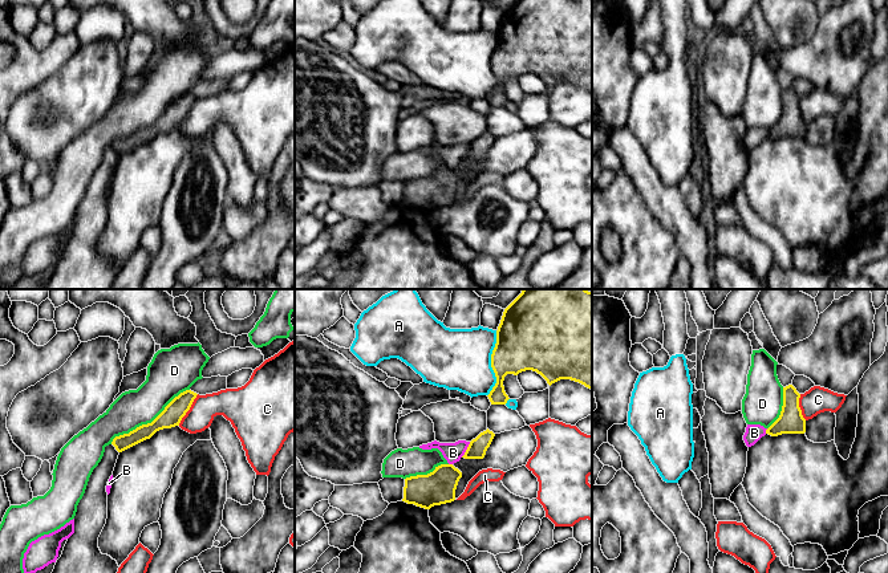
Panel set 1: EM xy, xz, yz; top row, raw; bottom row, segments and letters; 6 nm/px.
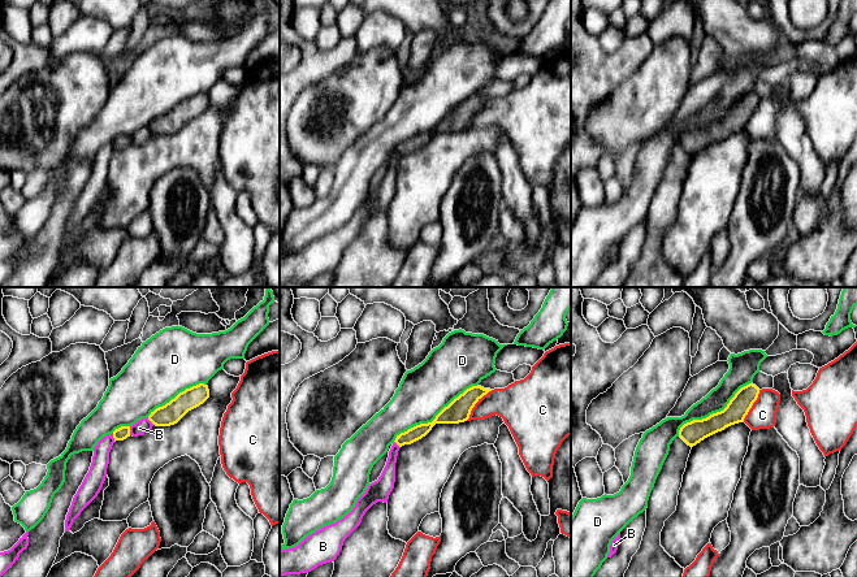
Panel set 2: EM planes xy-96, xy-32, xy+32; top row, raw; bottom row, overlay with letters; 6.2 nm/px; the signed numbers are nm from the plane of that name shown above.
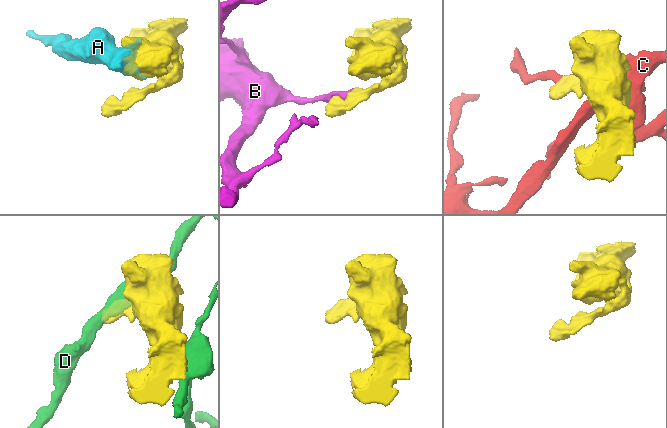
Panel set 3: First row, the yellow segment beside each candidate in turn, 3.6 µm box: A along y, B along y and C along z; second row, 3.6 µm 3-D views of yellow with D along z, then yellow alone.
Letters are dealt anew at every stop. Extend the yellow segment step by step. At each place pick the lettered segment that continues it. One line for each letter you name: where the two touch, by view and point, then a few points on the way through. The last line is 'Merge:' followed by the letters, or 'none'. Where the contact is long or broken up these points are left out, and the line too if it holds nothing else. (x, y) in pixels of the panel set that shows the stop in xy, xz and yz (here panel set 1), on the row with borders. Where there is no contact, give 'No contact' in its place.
Merge: none

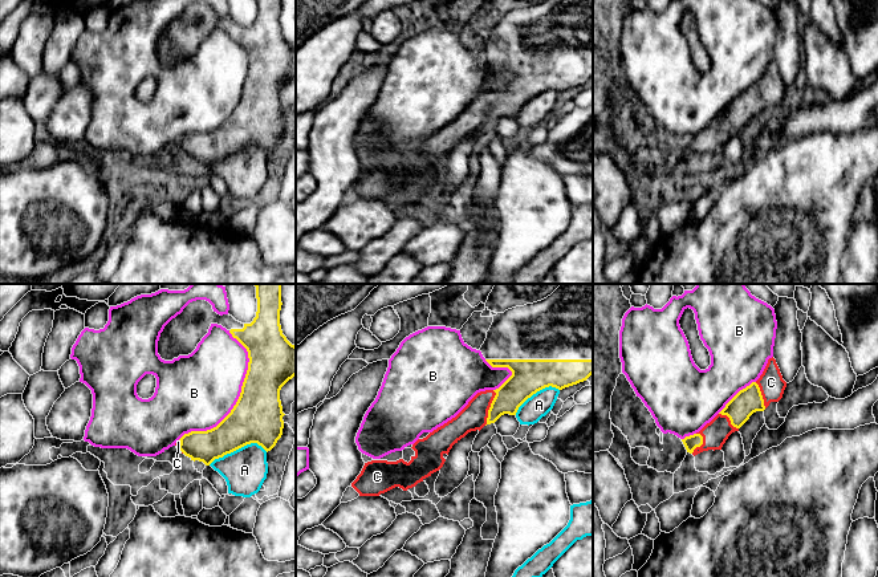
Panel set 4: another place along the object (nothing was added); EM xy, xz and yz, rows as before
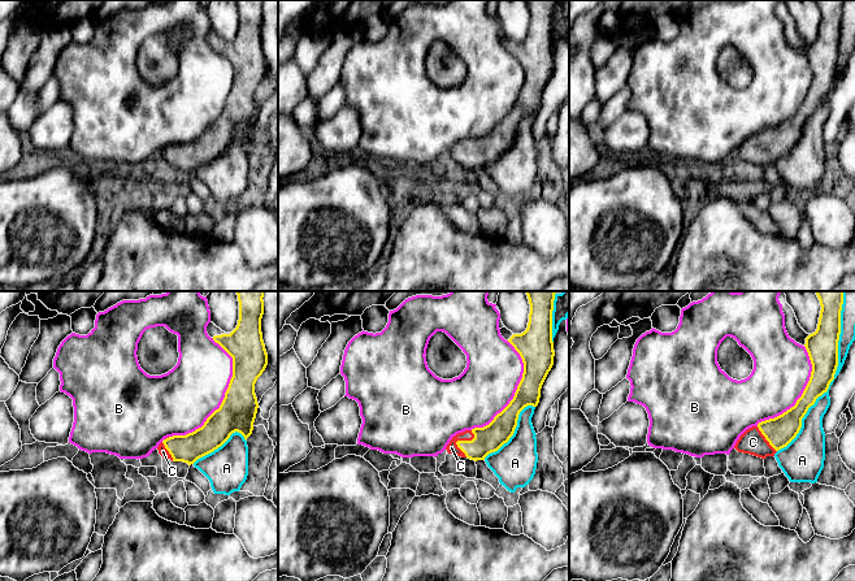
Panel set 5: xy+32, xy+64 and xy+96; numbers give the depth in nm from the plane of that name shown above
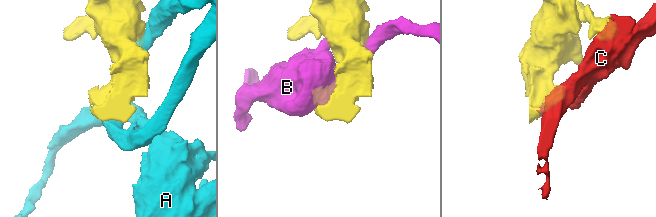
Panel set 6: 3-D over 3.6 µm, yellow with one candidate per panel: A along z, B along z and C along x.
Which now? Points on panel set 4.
C: Touches yellow at xz (490, 407)
Merge: C

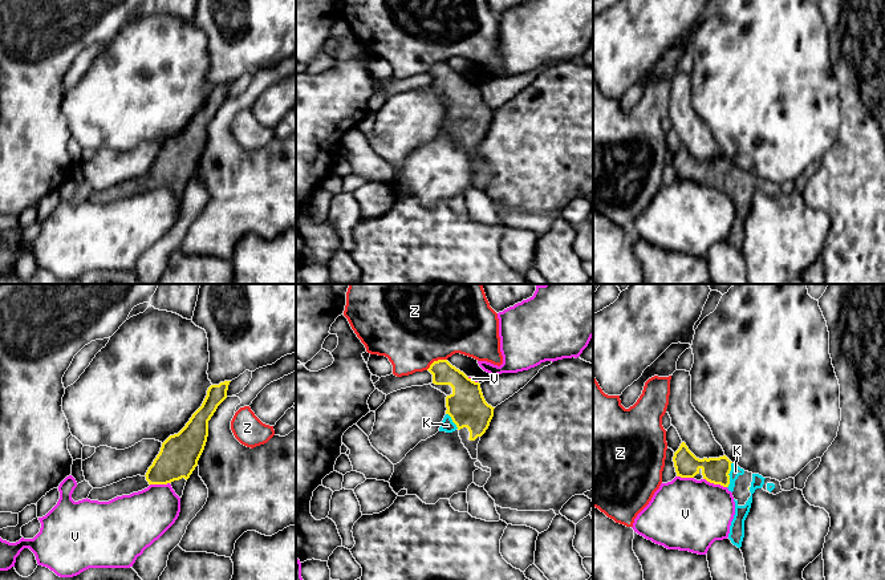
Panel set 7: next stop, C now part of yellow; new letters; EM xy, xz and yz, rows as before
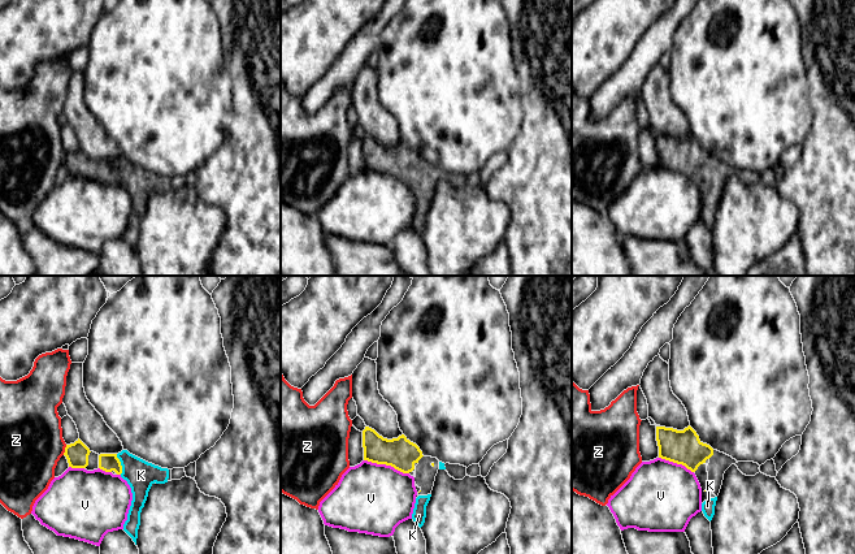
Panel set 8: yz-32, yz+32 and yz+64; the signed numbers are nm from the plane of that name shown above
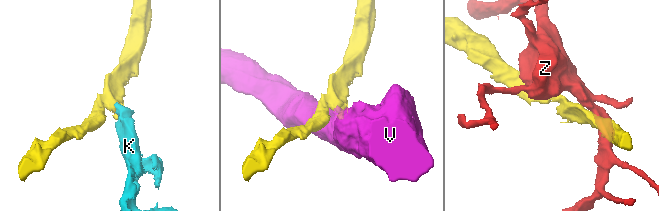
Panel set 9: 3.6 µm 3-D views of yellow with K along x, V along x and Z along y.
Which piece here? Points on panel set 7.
K: Touches yellow at yz (729, 475). Path across: yz (715, 470), (729, 475), (735, 471)
Merge: K

